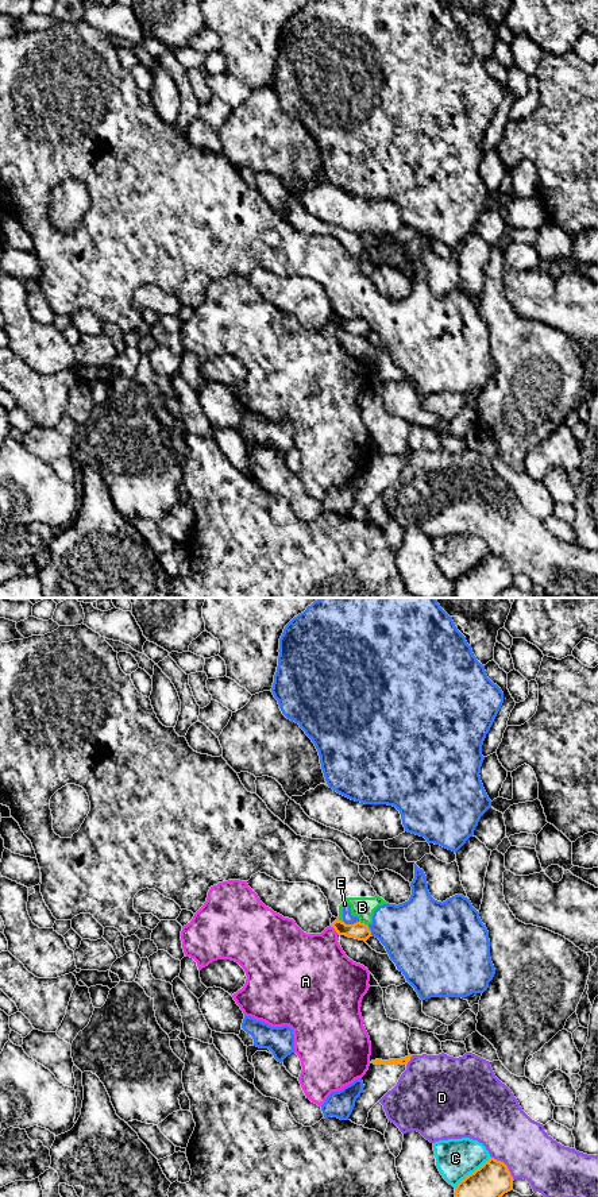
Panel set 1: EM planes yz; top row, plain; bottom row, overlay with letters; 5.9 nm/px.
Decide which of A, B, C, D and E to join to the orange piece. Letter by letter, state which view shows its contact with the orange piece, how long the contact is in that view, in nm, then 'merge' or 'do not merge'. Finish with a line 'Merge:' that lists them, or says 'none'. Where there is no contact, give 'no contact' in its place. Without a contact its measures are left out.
A: contact in yz; length 80 nm; do not merge
B: contact in yz; length 70 nm; do not merge
C: contact in yz; length 280 nm; do not merge
D: contact in yz; length 200 nm; do not merge
E: contact in yz; length 100 nm; do not merge
Merge: none

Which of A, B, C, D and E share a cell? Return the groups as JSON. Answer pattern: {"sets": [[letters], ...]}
{"sets": [["A"], ["B", "E"], ["C"], ["D"]]}

